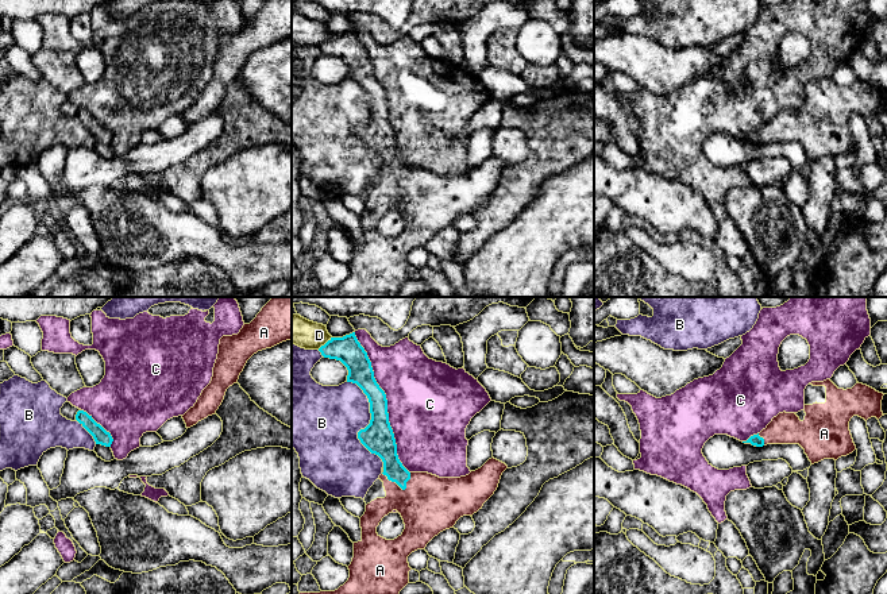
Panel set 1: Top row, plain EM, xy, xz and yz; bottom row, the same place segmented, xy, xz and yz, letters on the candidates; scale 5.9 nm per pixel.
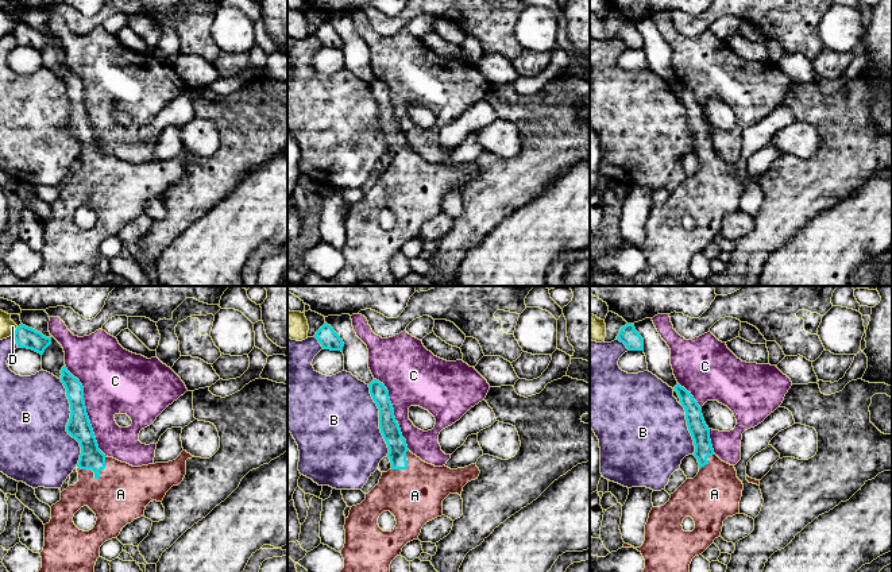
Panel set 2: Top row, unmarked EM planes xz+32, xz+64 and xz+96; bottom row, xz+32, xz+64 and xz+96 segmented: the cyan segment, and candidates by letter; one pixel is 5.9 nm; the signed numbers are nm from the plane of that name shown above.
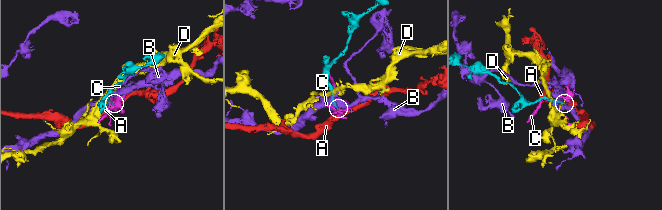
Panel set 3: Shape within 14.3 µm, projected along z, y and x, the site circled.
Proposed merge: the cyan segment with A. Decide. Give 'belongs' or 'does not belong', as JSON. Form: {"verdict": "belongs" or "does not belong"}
{"verdict": "belongs"}

